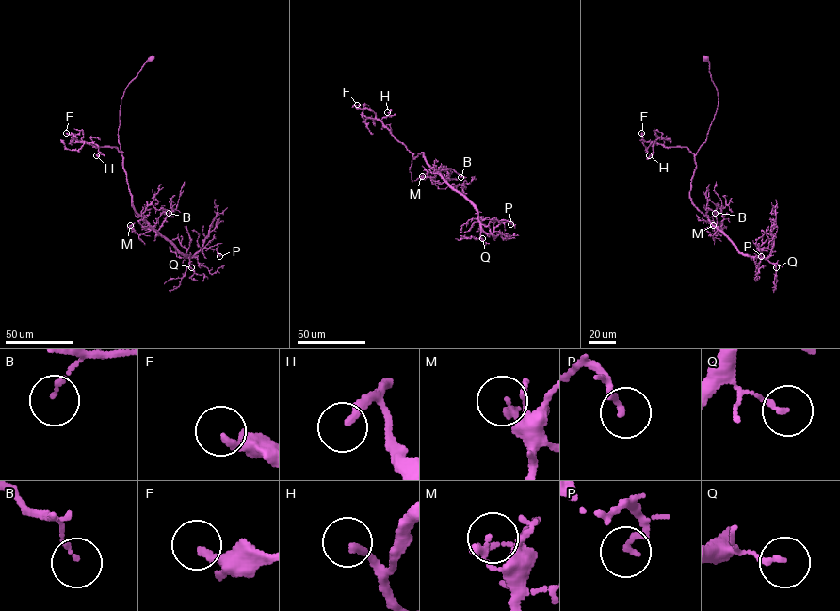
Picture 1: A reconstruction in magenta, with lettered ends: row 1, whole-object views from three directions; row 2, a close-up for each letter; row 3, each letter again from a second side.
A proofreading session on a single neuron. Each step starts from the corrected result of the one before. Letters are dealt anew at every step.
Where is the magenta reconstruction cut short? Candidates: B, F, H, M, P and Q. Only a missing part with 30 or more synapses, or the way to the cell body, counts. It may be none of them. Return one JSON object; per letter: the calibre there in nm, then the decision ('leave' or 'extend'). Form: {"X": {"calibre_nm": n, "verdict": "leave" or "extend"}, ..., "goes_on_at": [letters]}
{"B": {"calibre_nm": 120, "verdict": "leave"}, "F": {"calibre_nm": 240, "verdict": "extend"}, "H": {"calibre_nm": 200, "verdict": "extend"}, "M": {"calibre_nm": 200, "verdict": "leave"}, "P": {"calibre_nm": 120, "verdict": "leave"}, "Q": {"calibre_nm": 160, "verdict": "leave"}, "goes_on_at": ["F", "H"]}

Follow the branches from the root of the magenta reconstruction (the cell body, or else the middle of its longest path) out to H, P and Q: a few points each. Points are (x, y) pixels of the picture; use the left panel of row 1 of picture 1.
H: (152, 58), (121, 99), (121, 154), (116, 147), (91, 142), (98, 147), (96, 155)
P: (152, 58), (126, 87), (120, 109), (119, 143), (131, 205), (185, 256), (204, 248), (219, 256)
Q: (152, 58), (129, 84), (121, 99), (119, 143), (133, 208), (189, 259), (191, 267)

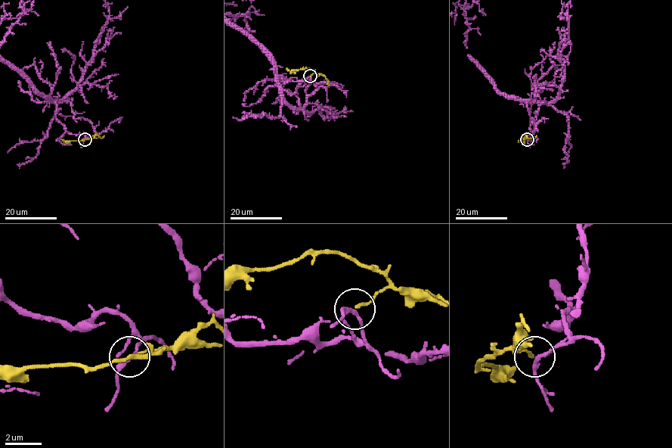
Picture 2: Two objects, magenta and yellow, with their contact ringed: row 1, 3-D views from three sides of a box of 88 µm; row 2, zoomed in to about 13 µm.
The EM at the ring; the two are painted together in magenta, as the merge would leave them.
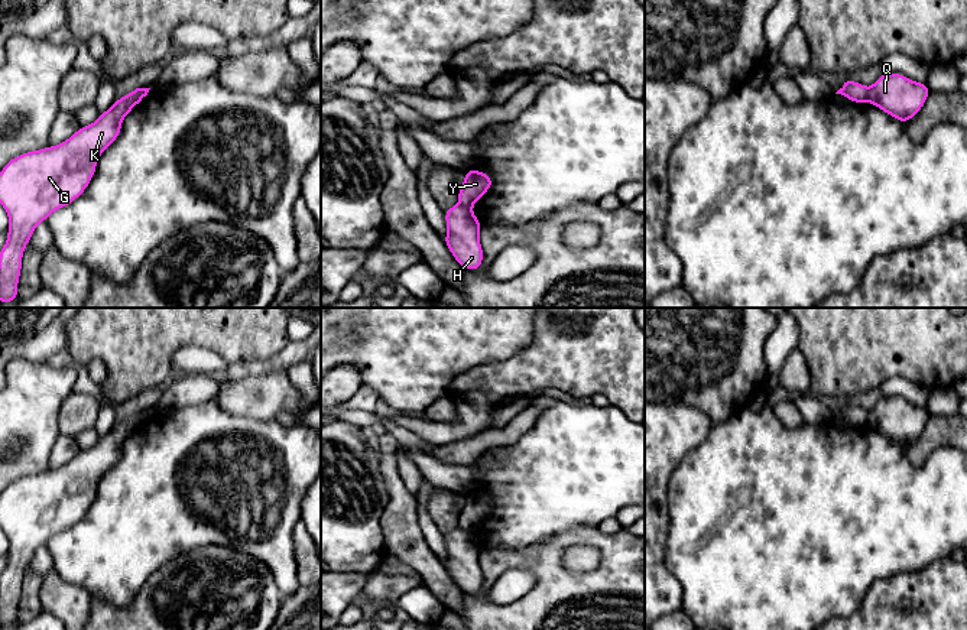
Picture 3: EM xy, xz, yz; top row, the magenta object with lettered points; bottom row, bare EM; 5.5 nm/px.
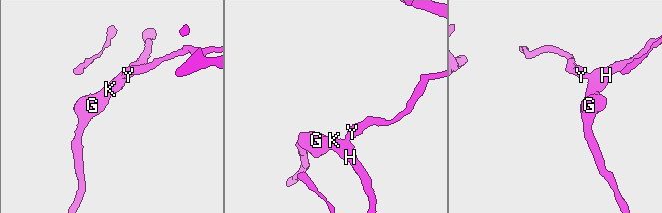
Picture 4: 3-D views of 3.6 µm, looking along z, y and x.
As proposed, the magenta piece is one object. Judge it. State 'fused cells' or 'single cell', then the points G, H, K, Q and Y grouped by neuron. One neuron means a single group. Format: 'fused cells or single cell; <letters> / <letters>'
fused cells; G H K Q / Y

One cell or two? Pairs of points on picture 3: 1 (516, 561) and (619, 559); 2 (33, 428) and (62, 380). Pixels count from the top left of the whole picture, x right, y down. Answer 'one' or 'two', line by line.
1: one
2: one

